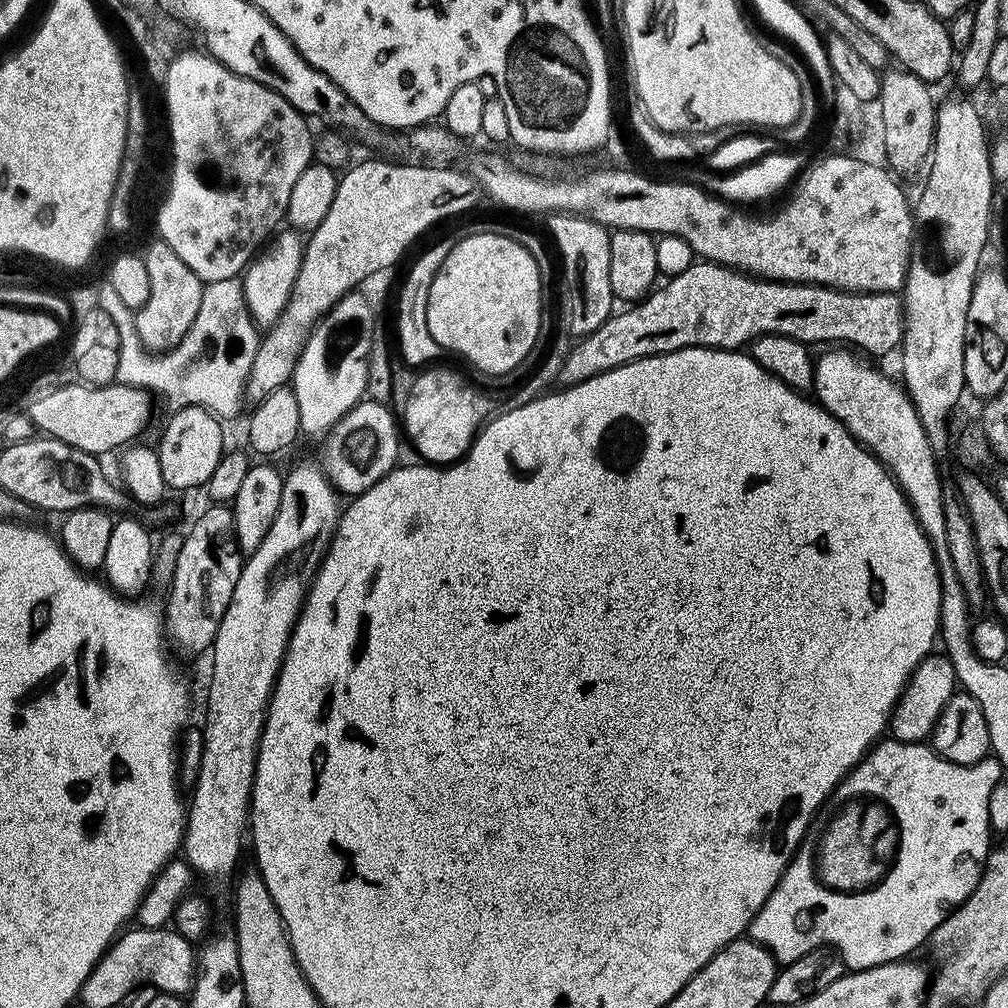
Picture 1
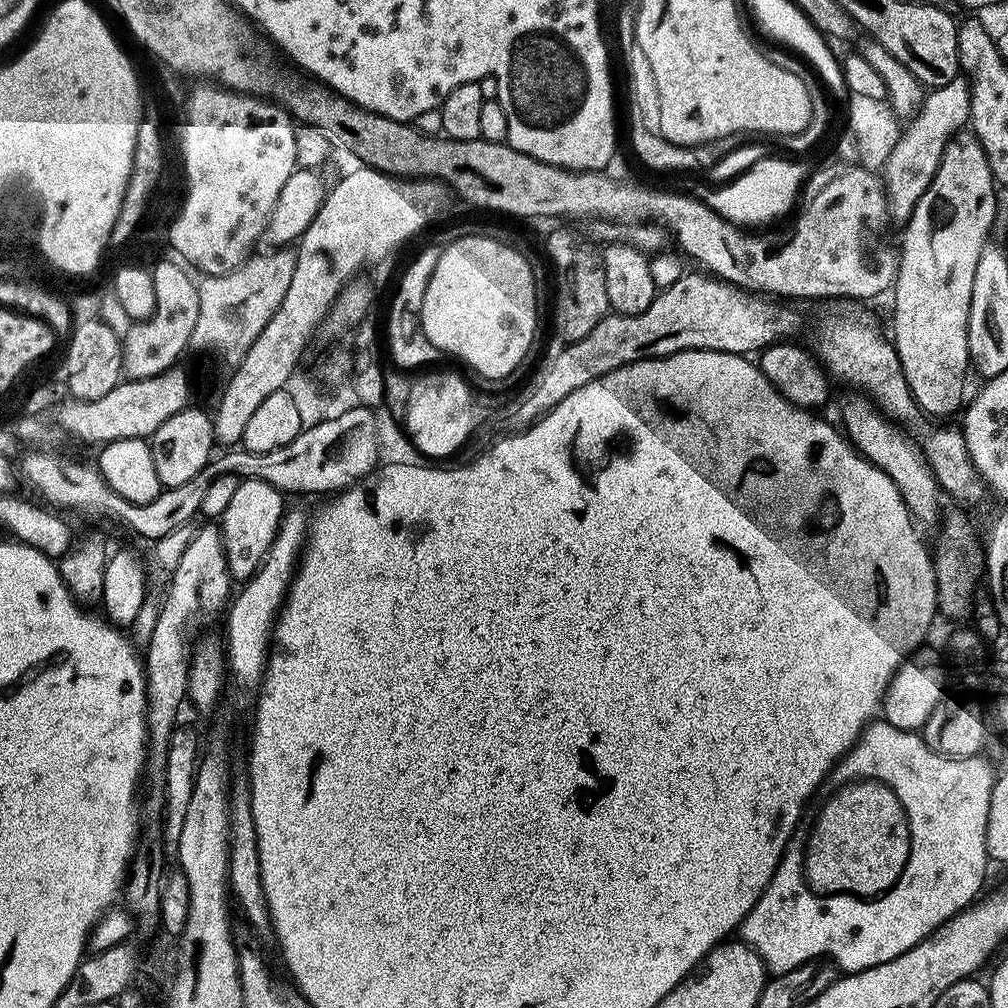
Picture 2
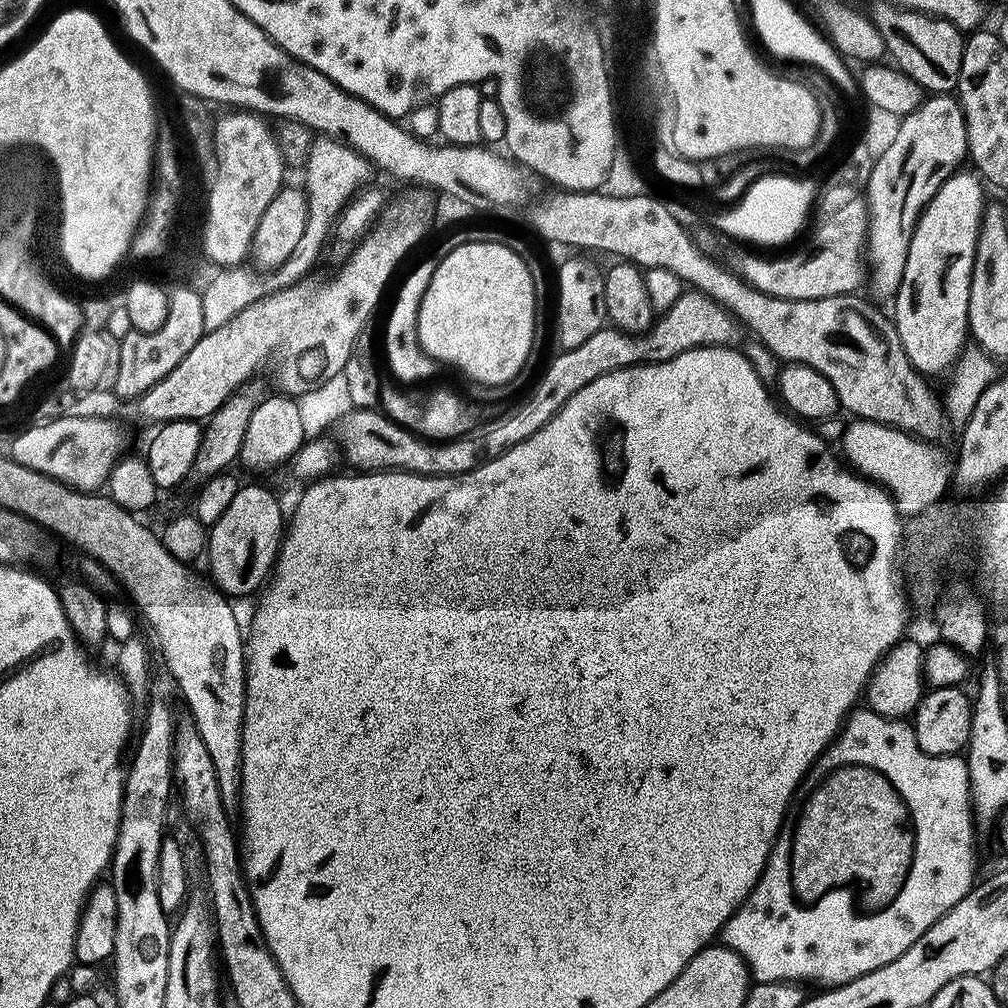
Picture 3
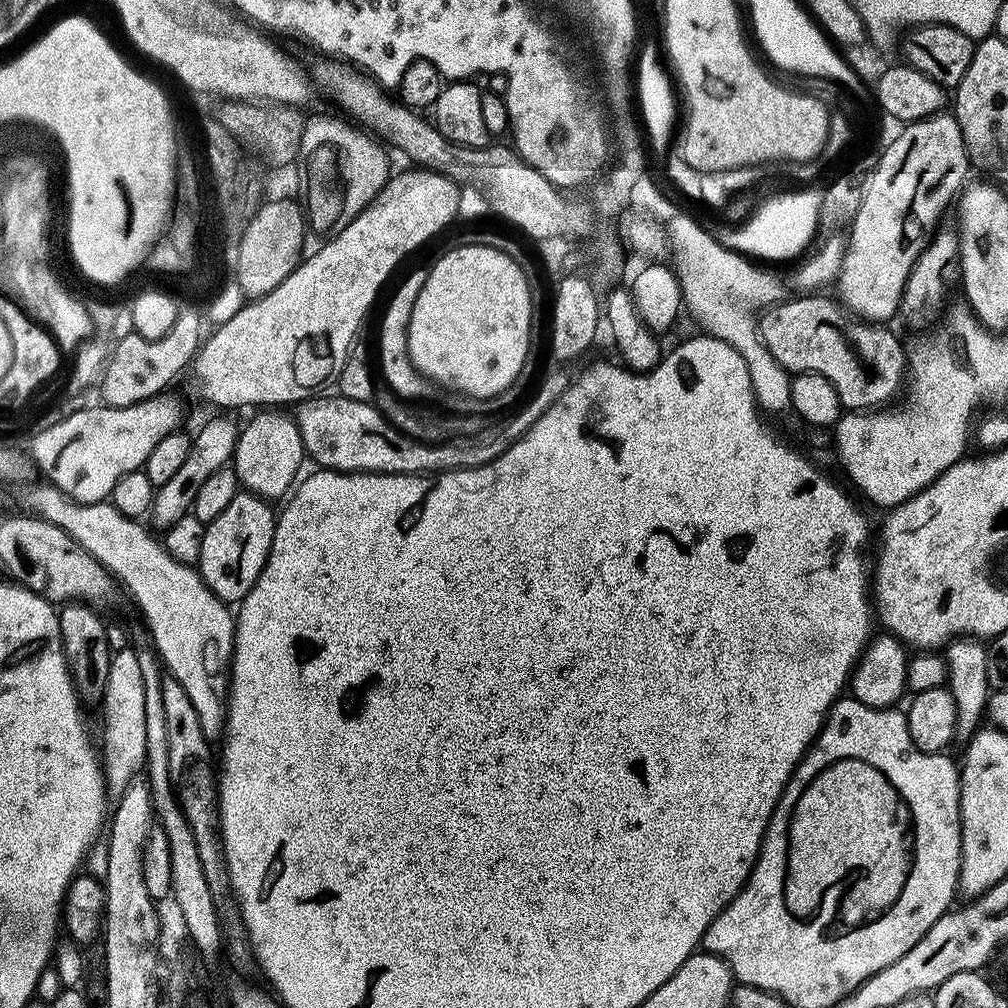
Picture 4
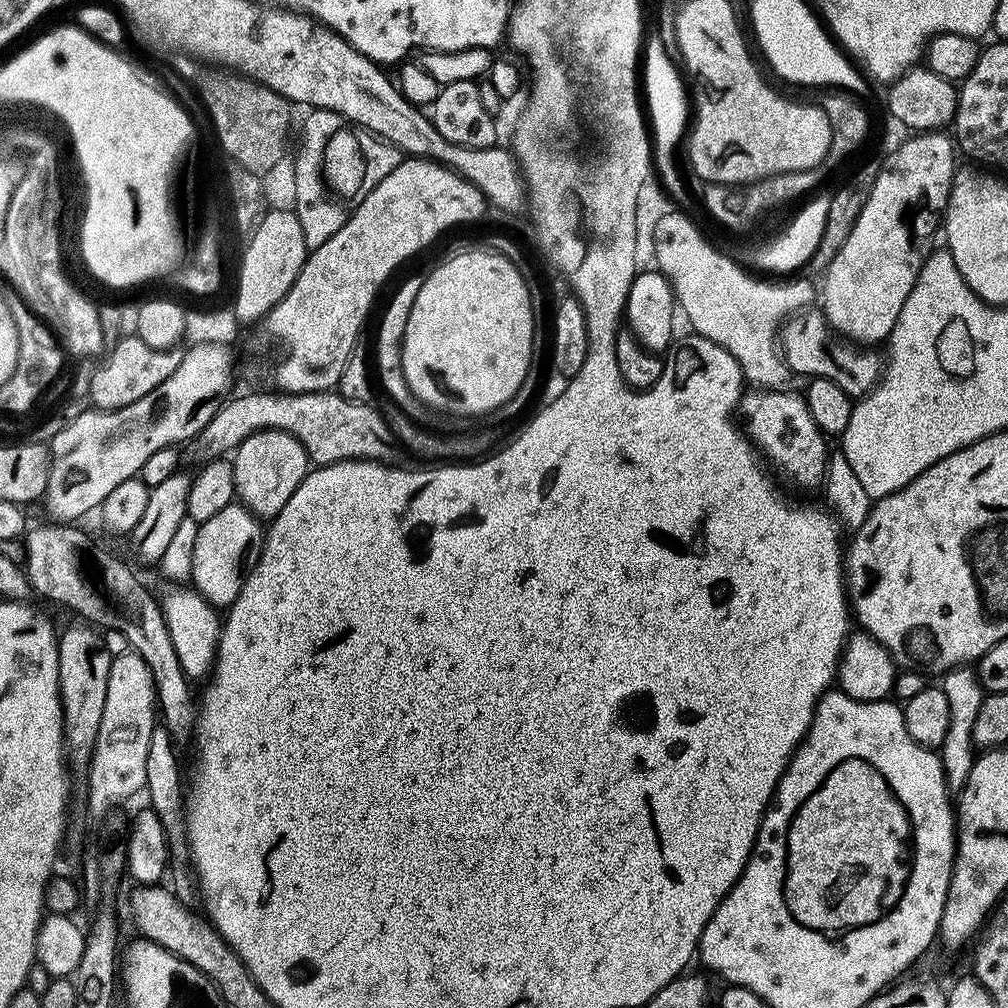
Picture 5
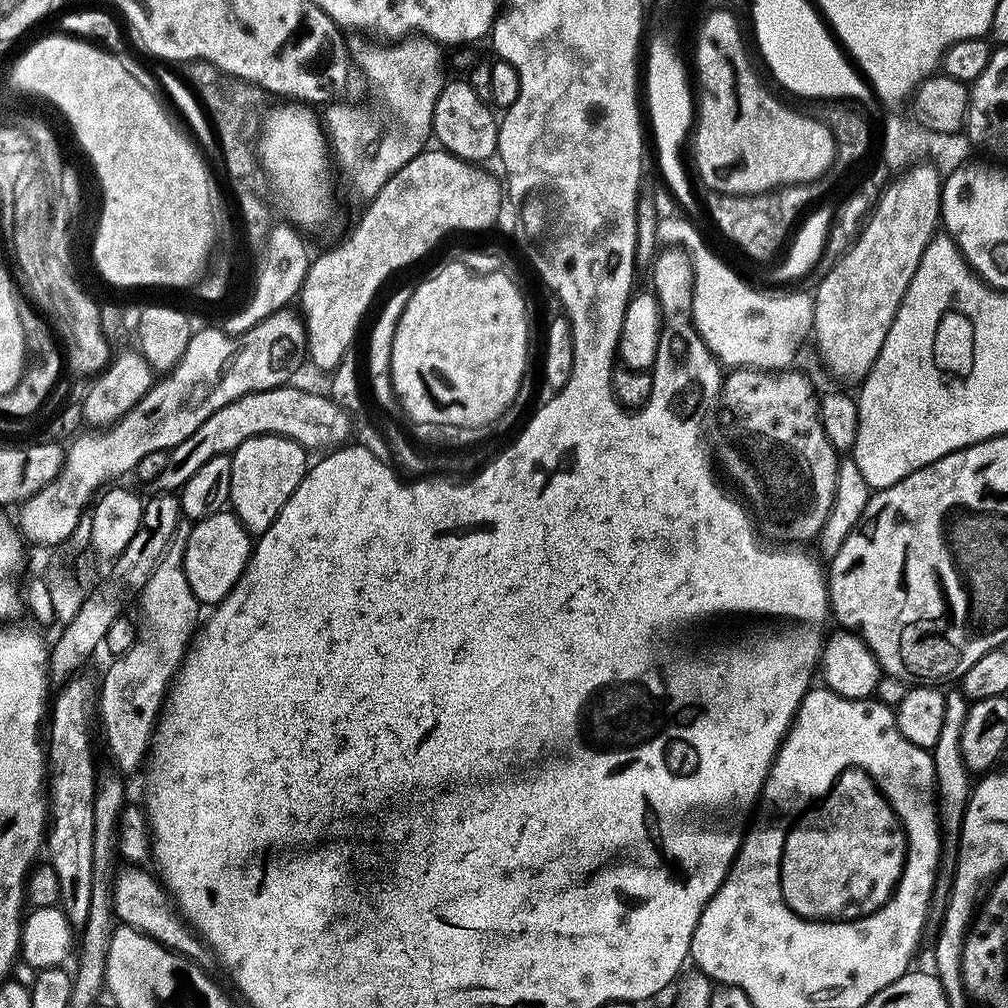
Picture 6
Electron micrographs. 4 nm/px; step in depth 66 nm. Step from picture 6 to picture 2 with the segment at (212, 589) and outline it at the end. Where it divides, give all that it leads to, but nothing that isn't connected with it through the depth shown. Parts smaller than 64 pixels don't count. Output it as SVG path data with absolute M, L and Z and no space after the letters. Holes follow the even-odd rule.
M243 479L240 482L237 493L220 517L228 572L235 581L246 582L260 568L283 520L286 510L283 500L283 493L261 479Z

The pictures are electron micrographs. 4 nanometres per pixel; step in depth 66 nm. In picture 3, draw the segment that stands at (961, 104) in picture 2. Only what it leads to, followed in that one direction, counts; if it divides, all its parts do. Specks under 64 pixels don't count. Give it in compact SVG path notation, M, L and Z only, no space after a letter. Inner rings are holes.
M932 94L925 98L922 103L910 113L909 116L903 117L898 126L898 135L895 141L887 147L886 151L875 157L875 164L873 172L870 174L868 184L866 187L866 199L868 201L868 243L866 245L866 260L870 265L870 284L872 280L872 288L880 296L888 296L888 298L895 297L898 286L902 282L902 274L906 270L906 254L910 250L910 242L912 235L916 229L918 218L924 212L924 208L930 202L930 198L934 198L934 194L938 194L938 190L942 186L942 182L946 182L946 178L950 178L961 167L960 164L965 163L968 156L968 139L966 138L966 118L964 111L960 105L959 99L952 94Z

